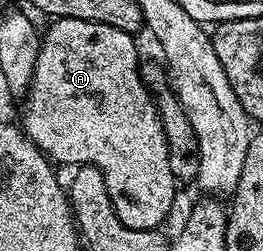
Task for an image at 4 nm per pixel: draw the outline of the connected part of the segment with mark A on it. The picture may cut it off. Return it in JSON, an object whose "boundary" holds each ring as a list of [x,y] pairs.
{"boundary":[[[57,18],[50,23],[52,26],[45,30],[39,44],[39,55],[37,56],[37,66],[33,72],[31,87],[27,90],[23,106],[23,122],[21,129],[26,134],[27,139],[35,145],[38,150],[42,150],[52,163],[60,164],[64,162],[70,168],[78,167],[80,164],[95,166],[101,175],[102,185],[105,187],[106,197],[113,211],[114,217],[123,226],[124,231],[134,232],[137,230],[157,230],[164,224],[167,213],[171,210],[171,205],[175,202],[175,186],[177,179],[175,172],[169,168],[169,148],[165,140],[163,124],[159,119],[159,108],[155,105],[152,91],[143,80],[141,73],[141,57],[135,51],[136,39],[132,35],[121,32],[121,28],[109,28],[109,24],[97,24],[89,20],[77,20],[76,18]]]}

